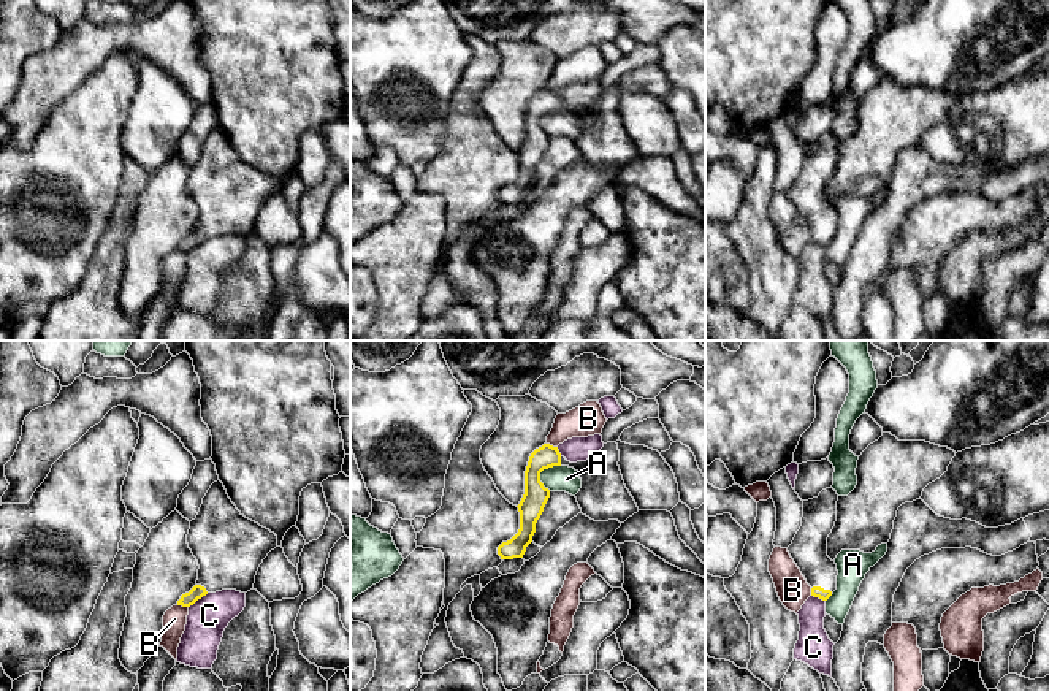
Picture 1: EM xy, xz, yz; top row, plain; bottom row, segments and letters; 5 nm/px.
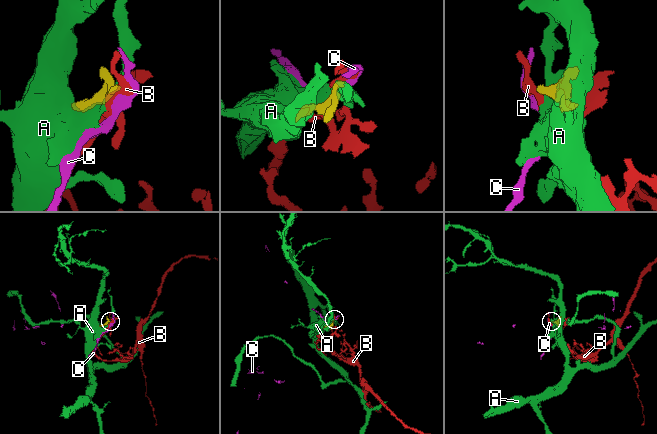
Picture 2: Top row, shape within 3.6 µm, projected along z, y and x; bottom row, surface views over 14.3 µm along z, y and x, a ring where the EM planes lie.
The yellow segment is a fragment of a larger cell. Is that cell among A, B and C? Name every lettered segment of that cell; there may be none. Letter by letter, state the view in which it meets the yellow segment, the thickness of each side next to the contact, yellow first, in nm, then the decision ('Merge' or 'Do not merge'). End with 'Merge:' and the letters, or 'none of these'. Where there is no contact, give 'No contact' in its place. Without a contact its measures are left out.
A: Touches yellow in xz. Thickness 130 nm (yellow) against 130 nm. Do not merge
B: Touches yellow in xy. Thickness 70 nm (yellow) against 120 nm. Do not merge
C: Touches yellow in xy. Thickness 70 nm (yellow) against 200 nm. Do not merge
Merge: none of these

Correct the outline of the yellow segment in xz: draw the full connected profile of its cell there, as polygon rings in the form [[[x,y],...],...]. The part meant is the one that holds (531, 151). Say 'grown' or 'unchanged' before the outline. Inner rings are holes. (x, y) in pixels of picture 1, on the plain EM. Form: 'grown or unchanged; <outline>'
grown; [[[544,89],[531,98],[524,116],[524,139],[517,151],[520,157],[520,174],[510,185],[498,192],[501,204],[523,203],[526,192],[532,187],[536,168],[550,143],[550,135],[540,127],[540,117],[553,111],[569,111],[578,117],[586,117],[593,114],[594,105],[596,101],[586,106],[570,108],[559,98],[558,92],[550,89]]]

